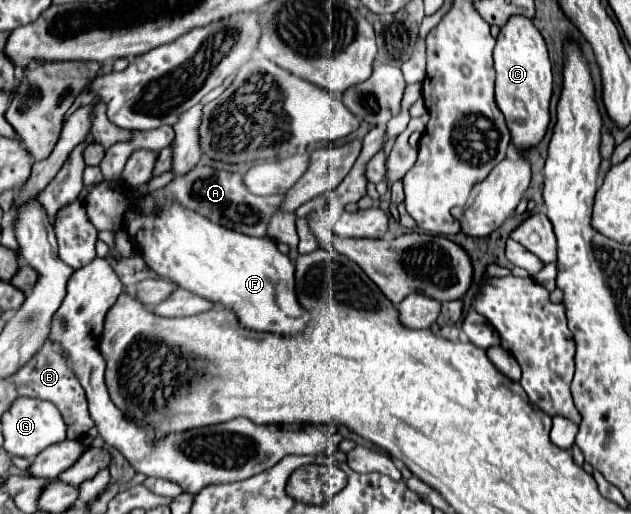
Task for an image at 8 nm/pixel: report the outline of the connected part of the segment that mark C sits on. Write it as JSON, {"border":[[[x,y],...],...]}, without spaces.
{"border":[[[514,16],[500,28],[494,48],[496,70],[496,104],[506,118],[510,130],[510,144],[524,152],[542,142],[550,124],[550,96],[552,96],[552,72],[548,50],[542,34],[534,28],[532,20]]]}

